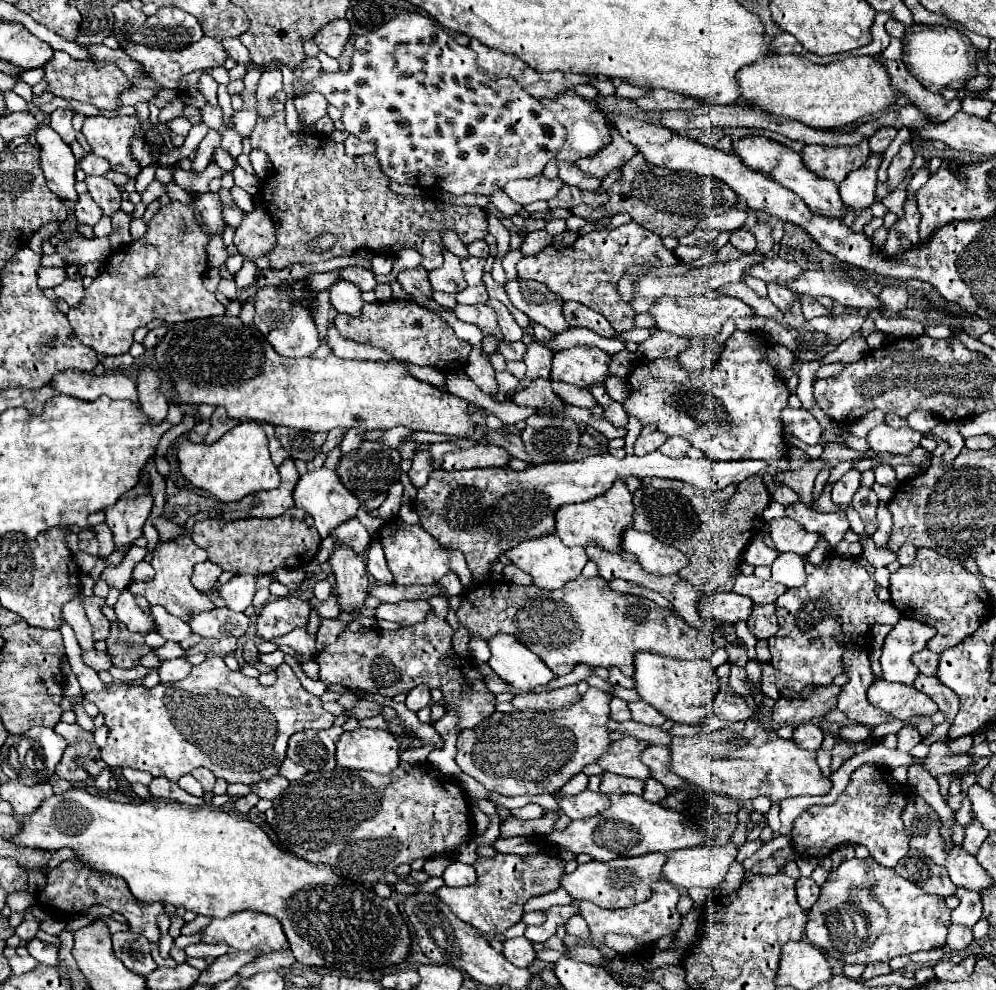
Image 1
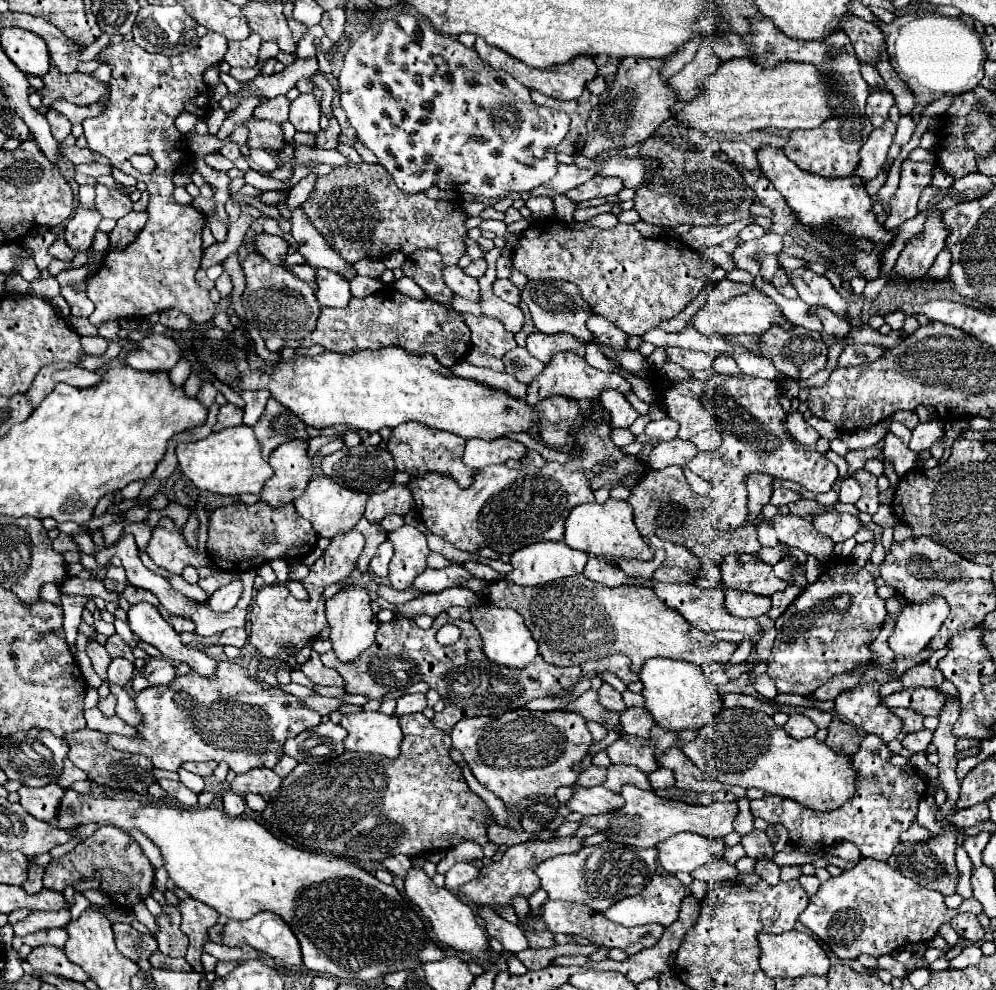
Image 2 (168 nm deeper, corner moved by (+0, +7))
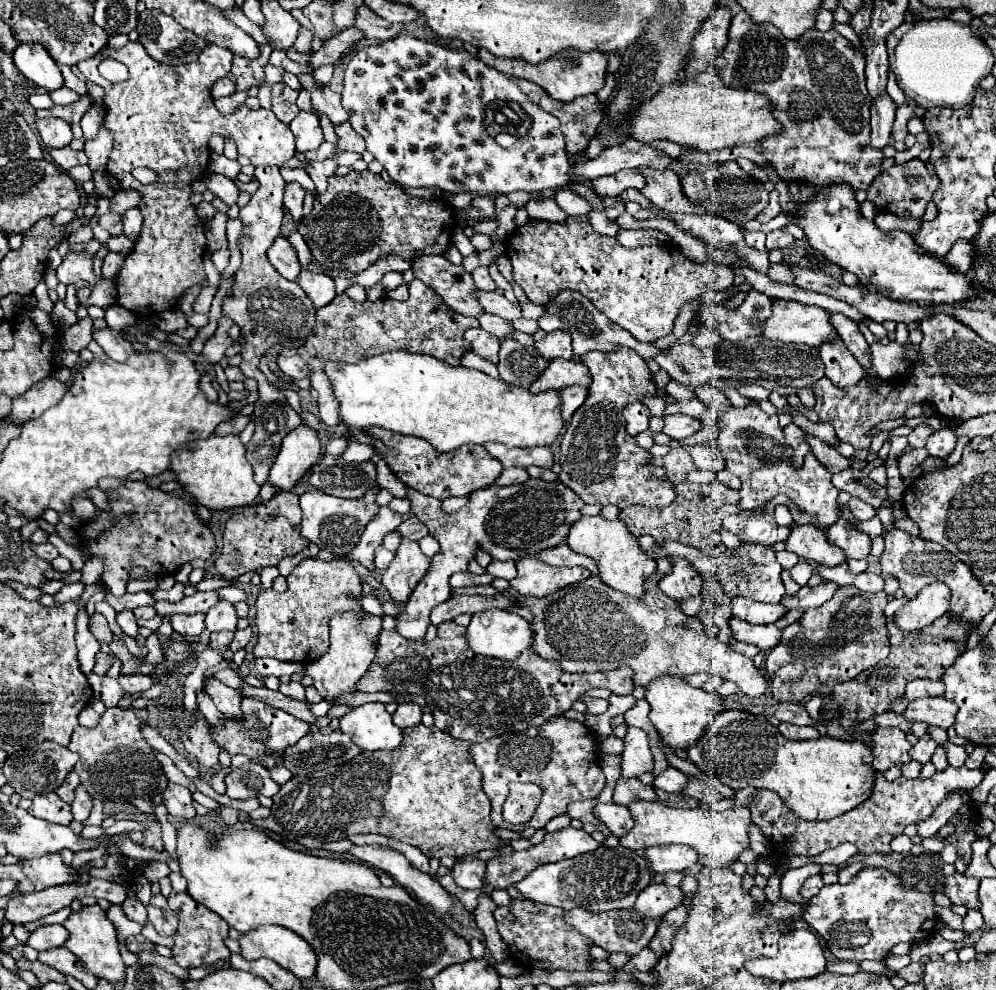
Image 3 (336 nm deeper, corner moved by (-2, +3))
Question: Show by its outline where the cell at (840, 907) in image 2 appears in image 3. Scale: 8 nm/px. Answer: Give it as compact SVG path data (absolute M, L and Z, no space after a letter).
M865 868L861 870L849 884L829 884L819 890L817 896L809 900L809 908L803 912L803 920L819 934L825 938L827 948L837 960L853 960L853 962L863 962L863 960L885 960L887 952L899 944L899 942L921 942L929 936L933 936L935 930L935 902L933 894L925 892L915 892L915 890L905 890L899 884L899 876L887 872L885 868Z

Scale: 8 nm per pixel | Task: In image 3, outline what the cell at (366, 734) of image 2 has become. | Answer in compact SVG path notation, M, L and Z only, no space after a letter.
M363 704L341 718L341 732L353 736L363 750L393 750L401 744L401 730L391 722L383 704Z

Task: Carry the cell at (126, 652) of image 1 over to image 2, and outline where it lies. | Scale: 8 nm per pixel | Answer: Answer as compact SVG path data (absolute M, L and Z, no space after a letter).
M113 634L107 644L105 644L107 652L113 656L113 658L127 658L131 662L135 662L135 656L133 656L133 650L127 642L123 642L123 638L119 634Z

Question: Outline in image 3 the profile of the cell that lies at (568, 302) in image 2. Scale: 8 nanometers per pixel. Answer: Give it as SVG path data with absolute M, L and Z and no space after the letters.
M563 290L557 294L557 298L545 306L547 310L547 316L543 316L539 320L539 328L543 328L545 332L553 332L553 330L561 330L565 328L567 332L571 332L573 336L573 350L577 356L583 356L591 350L601 350L601 352L613 352L617 348L629 348L629 350L635 350L643 360L653 360L657 354L661 352L667 352L667 350L661 350L657 348L655 344L645 344L645 342L639 342L631 336L631 332L625 332L621 326L617 326L615 322L611 322L605 314L601 314L585 296L581 296L579 292L573 292L573 290Z

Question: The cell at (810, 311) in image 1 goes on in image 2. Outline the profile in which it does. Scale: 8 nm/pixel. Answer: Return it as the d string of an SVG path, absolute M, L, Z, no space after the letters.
M815 306L815 308L811 308L811 314L813 314L813 316L817 316L817 318L821 320L823 330L825 330L827 334L845 336L845 334L849 332L849 328L851 328L847 318L837 316L837 314L835 314L835 312L831 312L829 308L819 308L819 306Z

